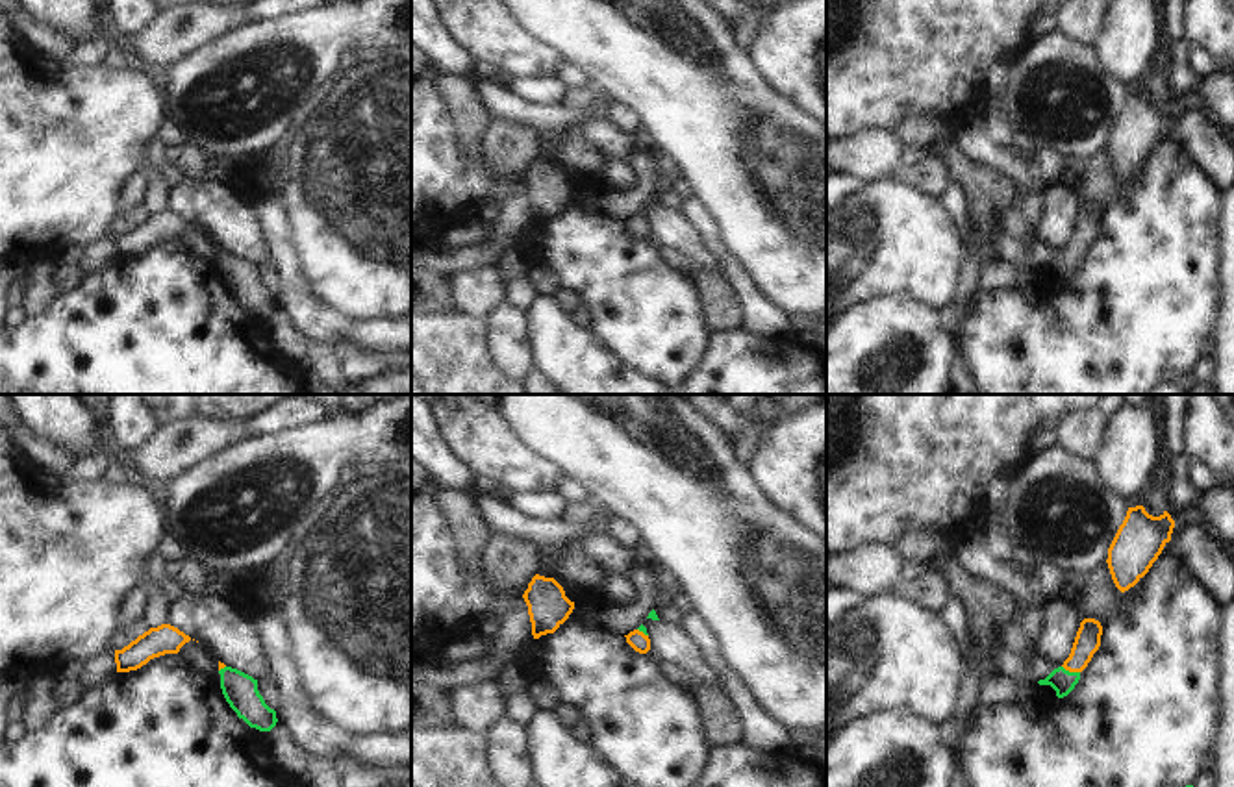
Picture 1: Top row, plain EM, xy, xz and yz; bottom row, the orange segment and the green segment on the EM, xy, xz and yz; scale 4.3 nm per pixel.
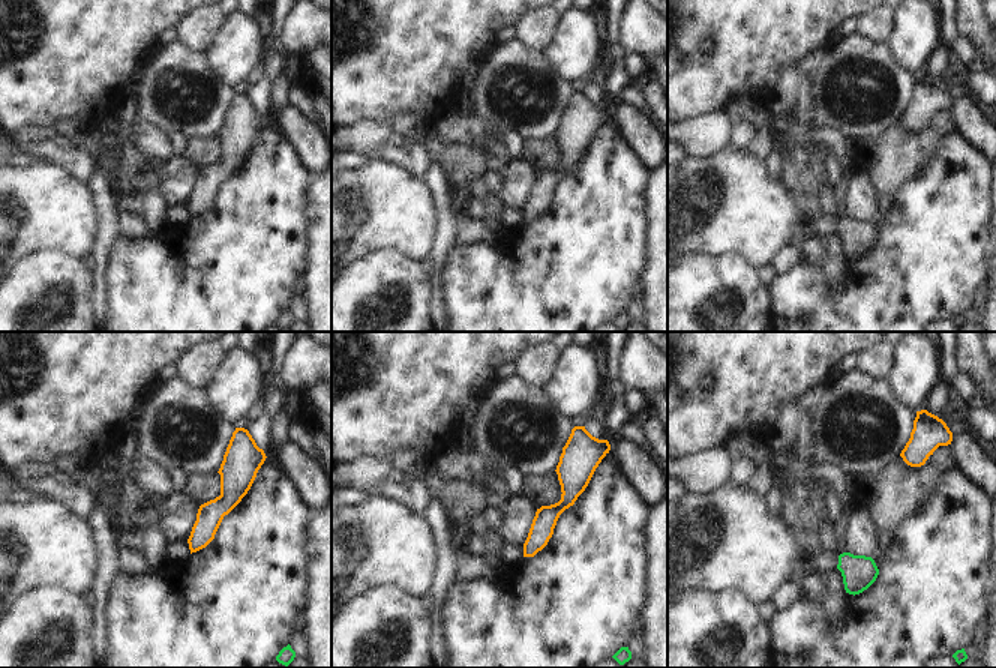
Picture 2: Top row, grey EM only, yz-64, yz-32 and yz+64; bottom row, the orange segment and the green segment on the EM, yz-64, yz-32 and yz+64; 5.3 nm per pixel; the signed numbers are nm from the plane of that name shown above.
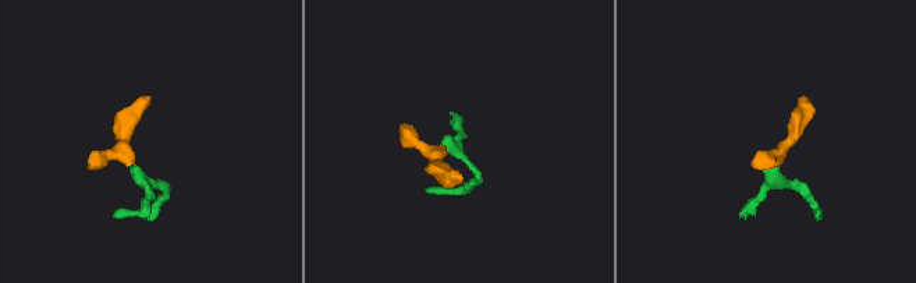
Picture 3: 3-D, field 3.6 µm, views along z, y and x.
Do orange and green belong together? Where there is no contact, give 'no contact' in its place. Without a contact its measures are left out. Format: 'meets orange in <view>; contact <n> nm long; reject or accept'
meets orange in yz; contact 90 nm long; accept

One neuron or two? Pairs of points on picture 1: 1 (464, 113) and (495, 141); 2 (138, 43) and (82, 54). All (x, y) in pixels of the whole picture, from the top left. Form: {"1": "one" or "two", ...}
{"1": "two", "2": "two"}

